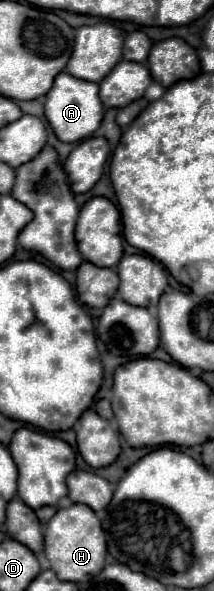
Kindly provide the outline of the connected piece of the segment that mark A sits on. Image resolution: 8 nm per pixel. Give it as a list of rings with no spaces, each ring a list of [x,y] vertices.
[[[59,73],[51,91],[45,95],[45,117],[53,127],[55,135],[65,143],[75,143],[91,137],[103,119],[103,105],[99,101],[99,85],[91,81],[81,81],[69,73]]]

